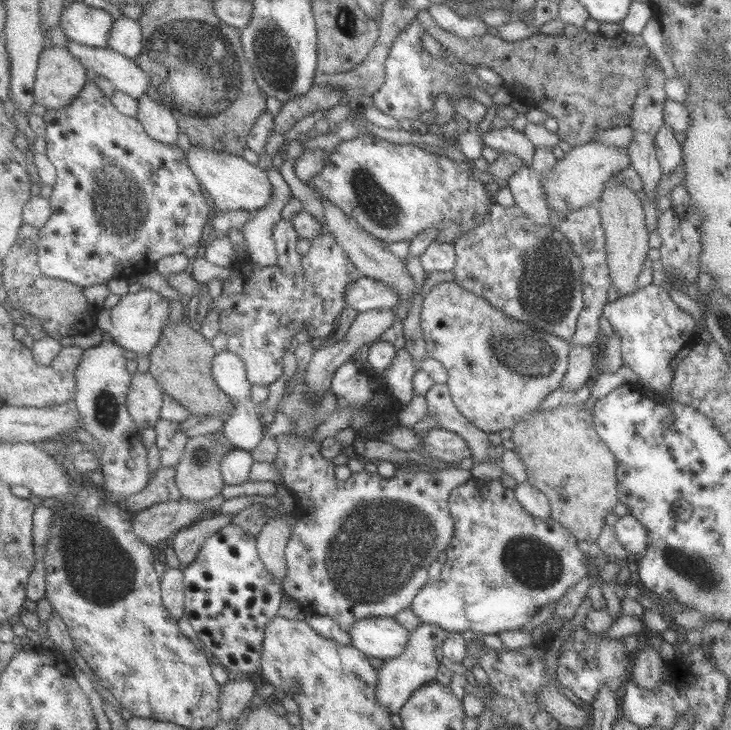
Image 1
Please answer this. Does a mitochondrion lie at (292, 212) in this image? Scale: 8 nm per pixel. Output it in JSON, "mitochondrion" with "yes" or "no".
{"mitochondrion":"no"}

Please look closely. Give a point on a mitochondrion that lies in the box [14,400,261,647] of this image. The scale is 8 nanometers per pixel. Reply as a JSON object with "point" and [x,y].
{"point":[97,568]}

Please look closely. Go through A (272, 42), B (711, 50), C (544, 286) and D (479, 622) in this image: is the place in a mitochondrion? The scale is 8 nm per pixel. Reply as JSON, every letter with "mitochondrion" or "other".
{"A":"mitochondrion","B":"other","C":"mitochondrion","D":"other"}

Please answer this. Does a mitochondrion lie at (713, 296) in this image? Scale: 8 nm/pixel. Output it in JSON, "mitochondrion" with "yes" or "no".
{"mitochondrion":"no"}

